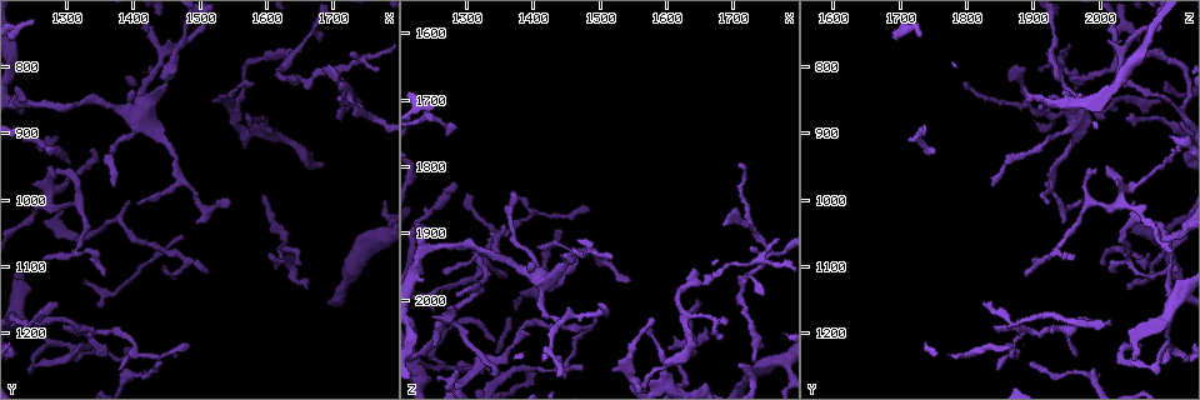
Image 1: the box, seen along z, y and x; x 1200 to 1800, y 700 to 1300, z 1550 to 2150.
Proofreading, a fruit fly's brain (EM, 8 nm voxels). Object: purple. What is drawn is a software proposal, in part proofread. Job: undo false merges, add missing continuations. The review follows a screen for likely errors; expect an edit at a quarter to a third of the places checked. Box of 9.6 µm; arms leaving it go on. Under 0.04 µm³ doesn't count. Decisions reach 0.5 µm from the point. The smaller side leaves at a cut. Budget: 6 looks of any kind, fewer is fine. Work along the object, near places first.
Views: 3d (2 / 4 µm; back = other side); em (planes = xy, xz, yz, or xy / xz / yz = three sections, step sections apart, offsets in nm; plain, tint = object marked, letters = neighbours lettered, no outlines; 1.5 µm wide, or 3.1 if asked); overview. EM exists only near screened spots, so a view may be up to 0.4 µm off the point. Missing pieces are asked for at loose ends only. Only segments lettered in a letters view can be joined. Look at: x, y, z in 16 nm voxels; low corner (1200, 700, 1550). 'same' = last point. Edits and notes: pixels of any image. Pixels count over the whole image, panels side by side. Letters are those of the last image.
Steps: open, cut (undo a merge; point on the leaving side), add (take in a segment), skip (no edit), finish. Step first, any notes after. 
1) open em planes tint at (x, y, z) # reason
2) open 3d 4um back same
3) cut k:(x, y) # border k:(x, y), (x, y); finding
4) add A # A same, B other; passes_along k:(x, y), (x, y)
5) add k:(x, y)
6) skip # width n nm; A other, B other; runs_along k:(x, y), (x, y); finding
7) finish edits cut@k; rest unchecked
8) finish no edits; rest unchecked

open em planes tint at (1355, 1235, 1965) # thin end

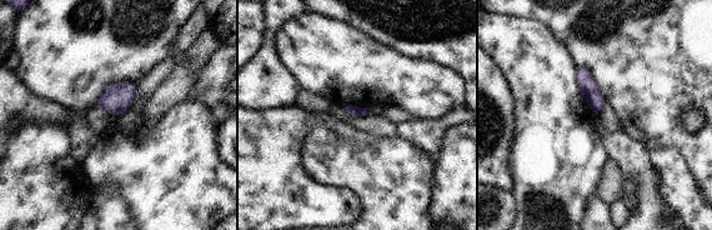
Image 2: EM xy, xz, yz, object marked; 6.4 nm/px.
open em planes letters same

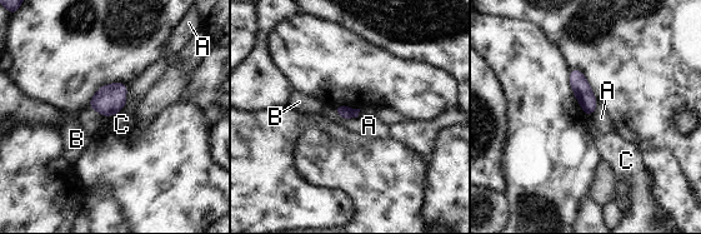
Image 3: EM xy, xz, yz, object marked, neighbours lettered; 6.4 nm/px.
skip # width 80 nm; A other, B other, C other; border 3:(123, 108), (110, 116); no lettered segment goes on from it

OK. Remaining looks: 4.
open em yz step 8 tint at (1285, 950, 1995) # tapers out

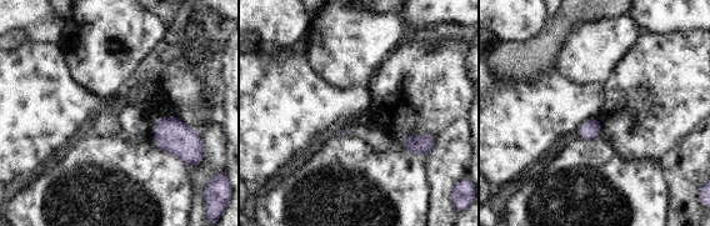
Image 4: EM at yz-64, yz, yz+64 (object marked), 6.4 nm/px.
open em planes letters same # another direction

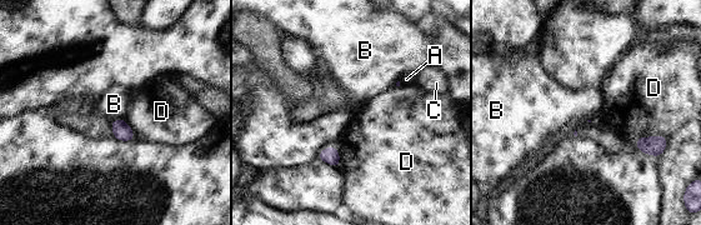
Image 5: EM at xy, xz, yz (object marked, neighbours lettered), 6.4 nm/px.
skip # A other, B other, C other, D other; border 5:(123, 118), (110, 121); no lettered segment goes on from it

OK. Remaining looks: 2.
open 3d 2um back at (1395, 1005, 2050) # free end

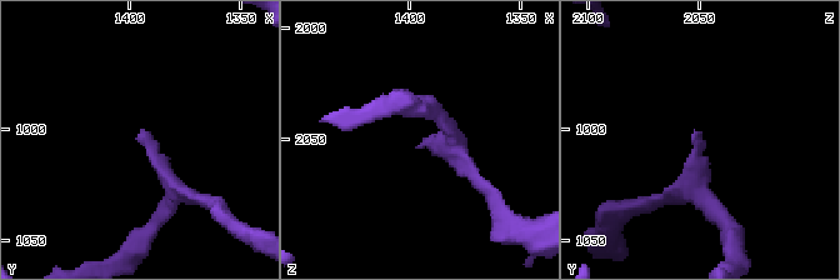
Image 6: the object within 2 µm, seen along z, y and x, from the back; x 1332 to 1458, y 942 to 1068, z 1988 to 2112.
open em planes letters at (1392, 1001, 2053)

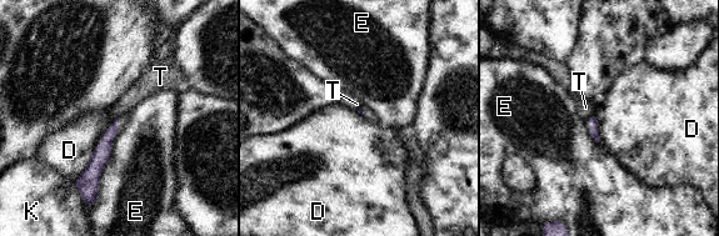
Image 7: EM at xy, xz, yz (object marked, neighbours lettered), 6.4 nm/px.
skip # D other, E other, K other, T other; no lettered segment goes on from it

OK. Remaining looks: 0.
finish no edits; rest unchecked

